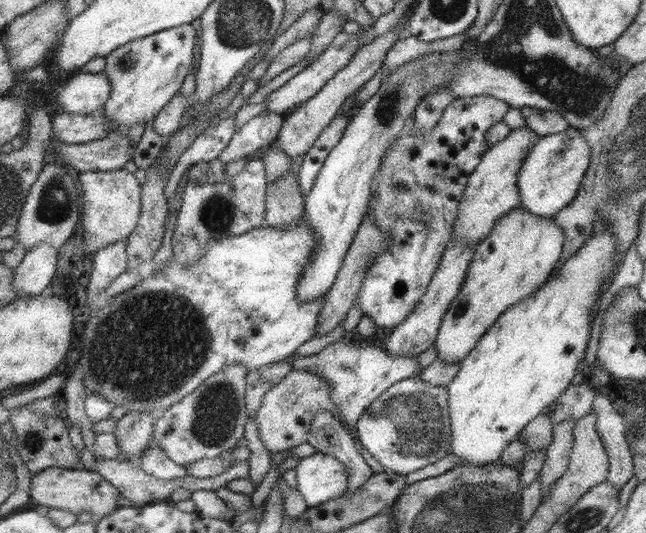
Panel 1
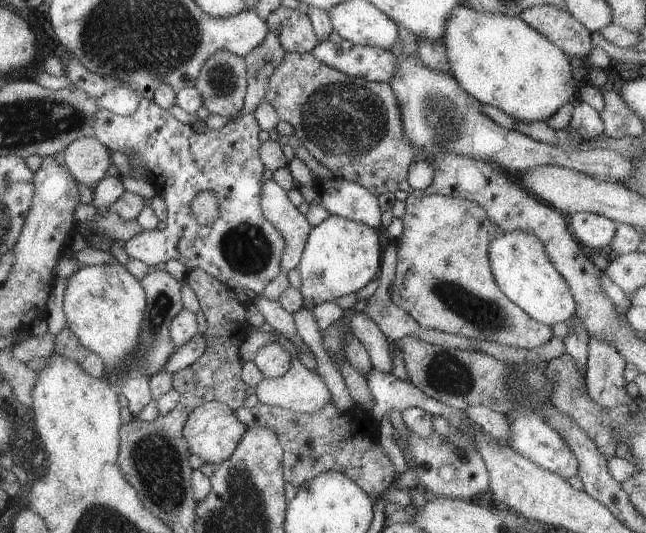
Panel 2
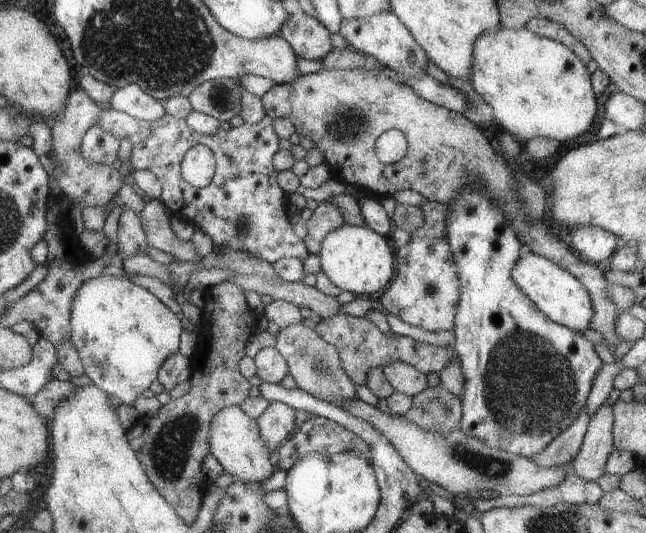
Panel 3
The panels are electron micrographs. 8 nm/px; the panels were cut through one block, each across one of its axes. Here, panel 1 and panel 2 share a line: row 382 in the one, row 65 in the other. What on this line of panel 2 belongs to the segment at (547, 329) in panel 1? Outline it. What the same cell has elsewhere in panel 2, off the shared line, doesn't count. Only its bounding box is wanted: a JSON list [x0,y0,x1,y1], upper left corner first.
[440,3,577,121]

